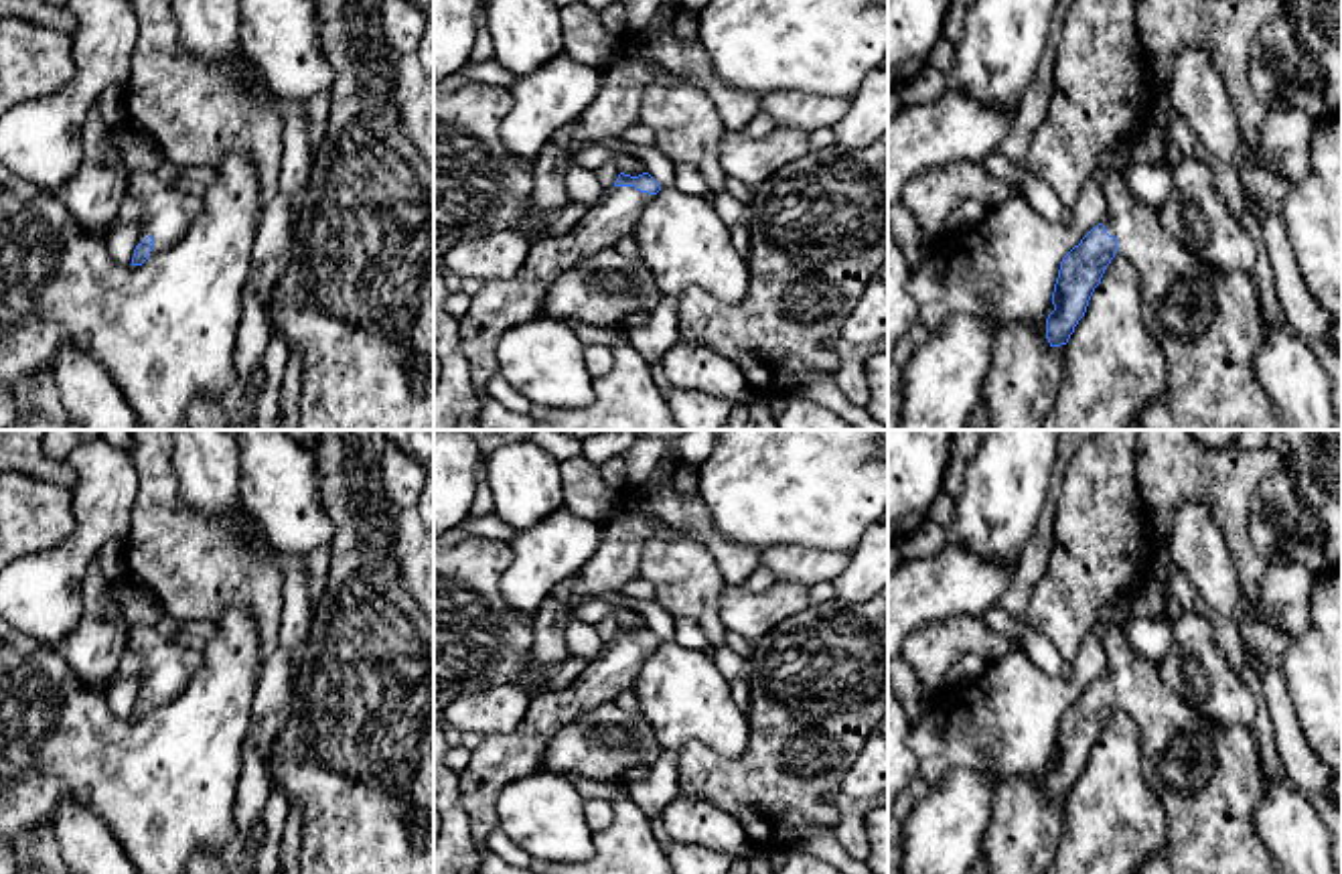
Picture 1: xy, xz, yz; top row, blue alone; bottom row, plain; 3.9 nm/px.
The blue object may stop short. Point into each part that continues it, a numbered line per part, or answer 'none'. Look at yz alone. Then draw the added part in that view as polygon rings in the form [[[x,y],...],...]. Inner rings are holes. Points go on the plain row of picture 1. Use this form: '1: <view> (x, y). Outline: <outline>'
1: yz (1209, 779). Outline: [[[1119,627],[1103,635],[1109,689],[1117,694],[1117,708],[1129,714],[1143,730],[1141,777],[1164,807],[1168,840],[1162,852],[1143,862],[1135,874],[1281,874],[1273,852],[1255,827],[1255,807],[1265,795],[1265,769],[1259,740],[1247,726],[1220,726],[1192,710],[1166,685],[1158,661],[1141,657]]]

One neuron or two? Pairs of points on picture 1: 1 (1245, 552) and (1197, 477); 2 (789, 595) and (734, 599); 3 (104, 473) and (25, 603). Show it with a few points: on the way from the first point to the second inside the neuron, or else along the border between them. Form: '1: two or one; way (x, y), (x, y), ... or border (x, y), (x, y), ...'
1: one; way (1235, 534), (1231, 512), (1215, 495)
2: one; way (775, 601), (749, 601)
3: one; way (102, 505), (90, 536), (57, 572)

